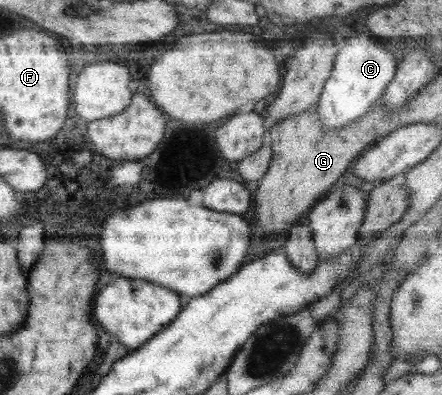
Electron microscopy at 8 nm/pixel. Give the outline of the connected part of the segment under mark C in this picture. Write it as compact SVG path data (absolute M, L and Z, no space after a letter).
M357 35L345 41L341 53L335 59L331 77L327 79L316 107L316 115L321 125L329 131L341 129L353 121L363 118L383 95L385 88L395 77L395 59L371 37Z

